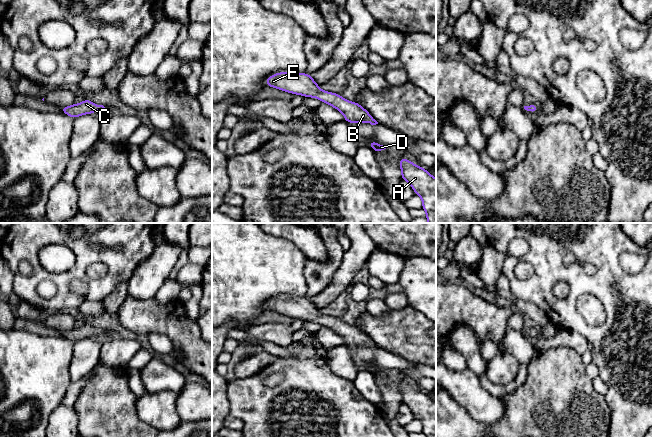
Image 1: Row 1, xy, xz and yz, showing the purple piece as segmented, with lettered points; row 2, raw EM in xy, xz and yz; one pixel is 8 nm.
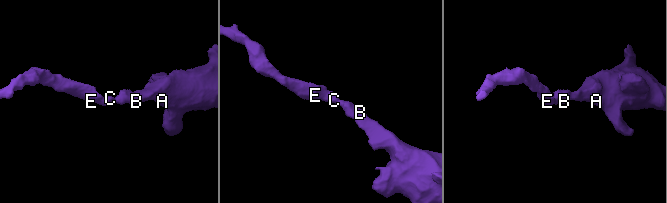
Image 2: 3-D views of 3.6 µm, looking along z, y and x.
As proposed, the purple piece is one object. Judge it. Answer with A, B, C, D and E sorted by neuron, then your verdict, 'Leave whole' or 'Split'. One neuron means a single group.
Groups: A B C D E. Leave whole

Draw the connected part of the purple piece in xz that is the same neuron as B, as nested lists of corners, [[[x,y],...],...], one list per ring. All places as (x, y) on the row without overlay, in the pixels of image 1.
[[[279,296],[267,301],[265,308],[281,315],[298,318],[305,321],[317,322],[327,327],[344,338],[347,347],[369,347],[376,349],[378,346],[359,327],[348,325],[337,317],[322,315],[315,307],[312,300],[307,297]]]

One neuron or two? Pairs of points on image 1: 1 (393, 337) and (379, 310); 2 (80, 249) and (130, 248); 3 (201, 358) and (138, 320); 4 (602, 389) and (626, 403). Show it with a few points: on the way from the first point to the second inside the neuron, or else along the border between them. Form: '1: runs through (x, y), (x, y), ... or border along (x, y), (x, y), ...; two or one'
1: border along (391, 310), (380, 316), (374, 316), (366, 311); two
2: runs through (92, 256), (118, 256); one
3: runs through (185, 342), (163, 320), (154, 320); one
4: border along (598, 375), (607, 387), (605, 396); two

